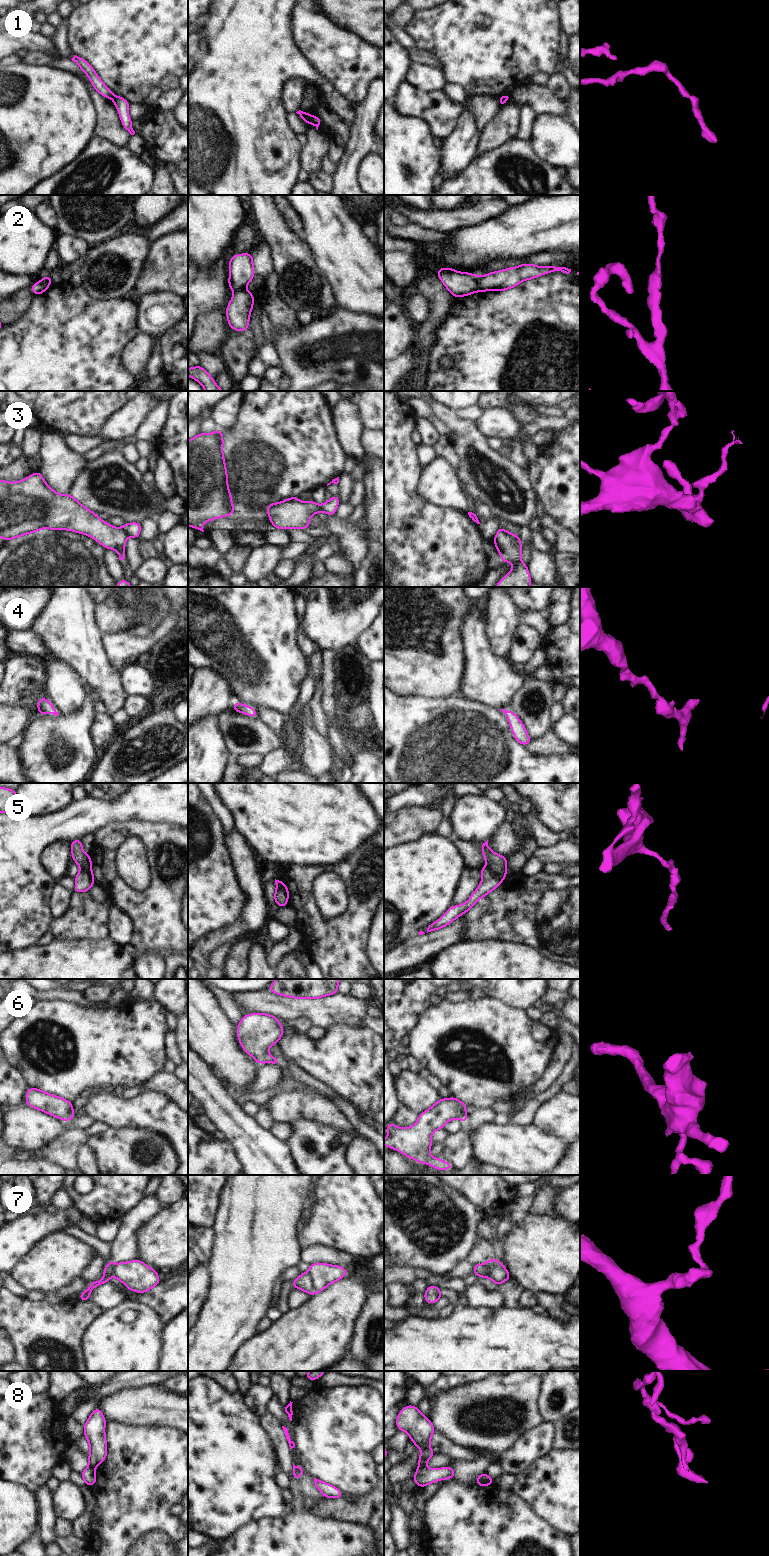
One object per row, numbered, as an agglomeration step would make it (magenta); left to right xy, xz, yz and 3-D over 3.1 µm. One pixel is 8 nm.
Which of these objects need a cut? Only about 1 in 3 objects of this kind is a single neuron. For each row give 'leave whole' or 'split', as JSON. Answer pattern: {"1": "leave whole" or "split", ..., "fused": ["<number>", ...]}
{"1": "split", "2": "split", "3": "split", "4": "leave whole", "5": "split", "6": "split", "7": "split", "8": "split", "fused": ["1", "2", "3", "5", "6", "7", "8"]}

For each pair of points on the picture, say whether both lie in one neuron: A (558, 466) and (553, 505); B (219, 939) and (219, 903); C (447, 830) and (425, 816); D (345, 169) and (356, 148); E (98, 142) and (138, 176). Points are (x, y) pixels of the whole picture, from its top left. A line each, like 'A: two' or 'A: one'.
A: one
B: two
C: two
D: one
E: one

